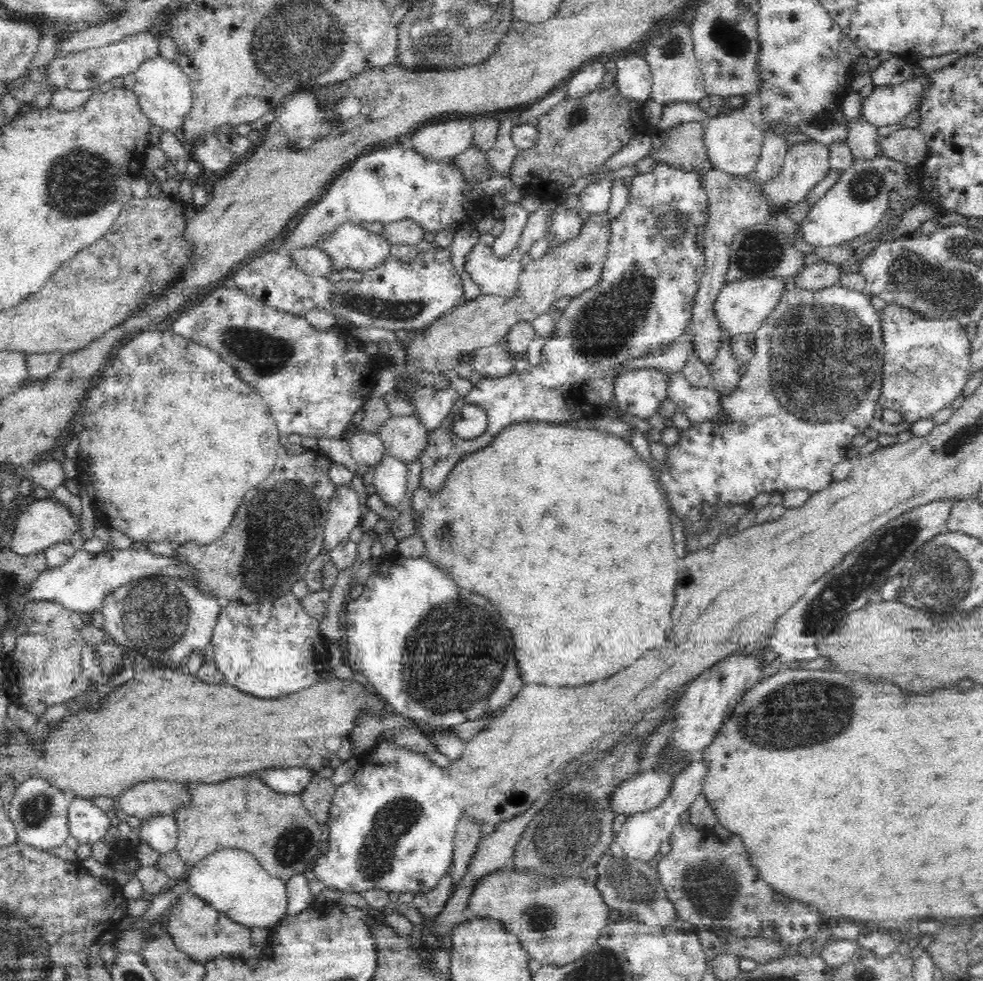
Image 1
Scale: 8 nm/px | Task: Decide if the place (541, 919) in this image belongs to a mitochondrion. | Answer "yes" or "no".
yes

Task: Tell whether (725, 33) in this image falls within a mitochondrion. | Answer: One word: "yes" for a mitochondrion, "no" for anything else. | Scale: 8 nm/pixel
yes

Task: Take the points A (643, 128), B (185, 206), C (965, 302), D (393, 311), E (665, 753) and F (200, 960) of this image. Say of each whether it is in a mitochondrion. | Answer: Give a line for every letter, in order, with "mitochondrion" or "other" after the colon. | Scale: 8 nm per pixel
A: other
B: other
C: mitochondrion
D: mitochondrion
E: other
F: other

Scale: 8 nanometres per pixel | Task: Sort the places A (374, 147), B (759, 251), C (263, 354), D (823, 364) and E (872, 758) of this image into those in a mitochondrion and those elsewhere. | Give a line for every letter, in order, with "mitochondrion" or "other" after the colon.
A: other
B: mitochondrion
C: mitochondrion
D: mitochondrion
E: other

